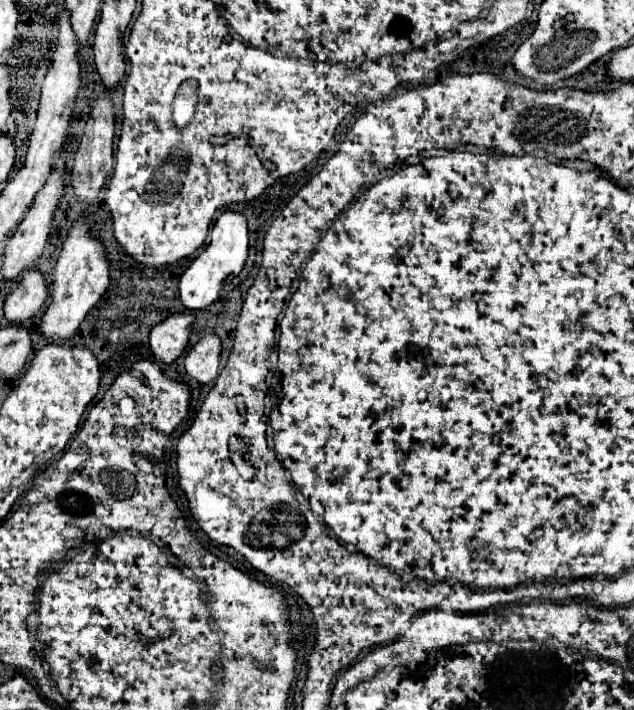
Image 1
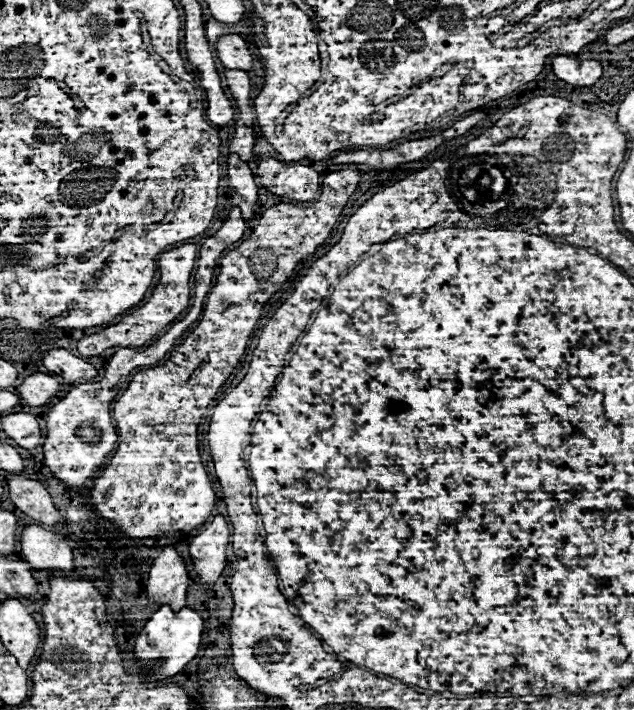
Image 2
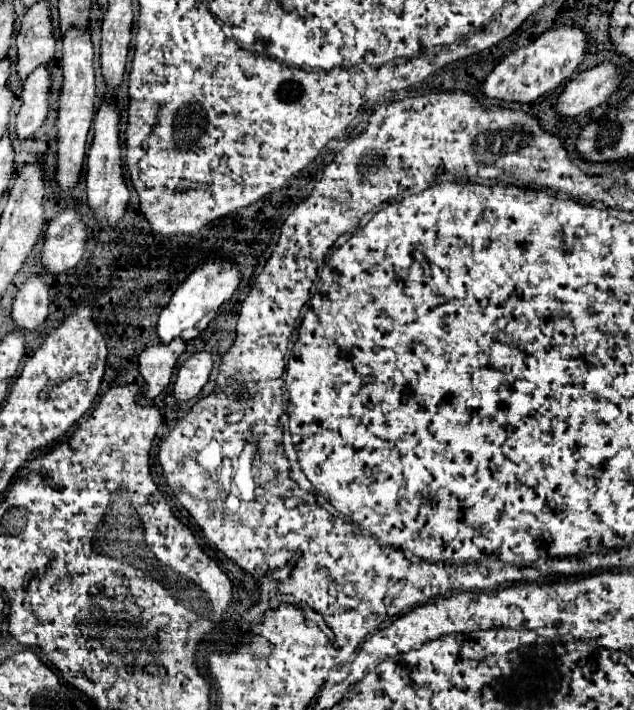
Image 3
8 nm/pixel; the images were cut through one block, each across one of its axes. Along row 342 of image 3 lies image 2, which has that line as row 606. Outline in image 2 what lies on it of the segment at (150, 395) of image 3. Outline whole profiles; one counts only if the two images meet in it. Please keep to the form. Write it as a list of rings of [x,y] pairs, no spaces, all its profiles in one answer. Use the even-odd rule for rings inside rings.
[[[164,546],[150,568],[150,578],[146,586],[146,596],[150,604],[168,604],[174,612],[186,606],[188,570],[174,546]]]

